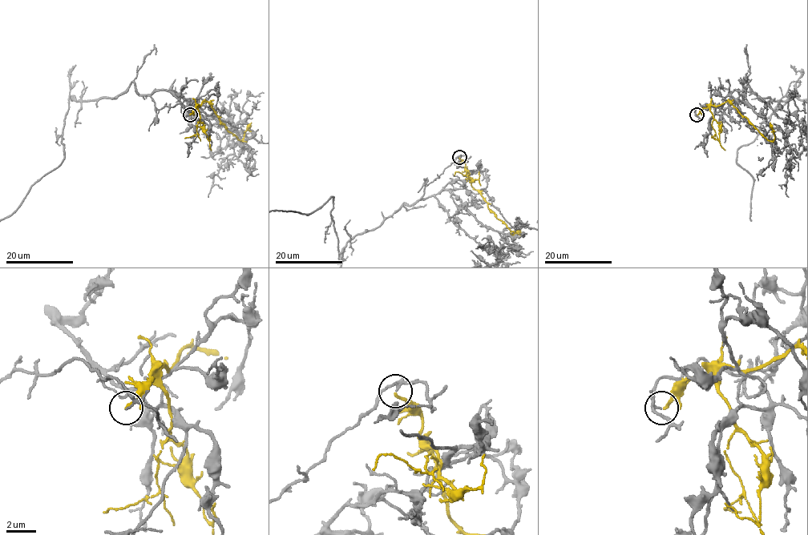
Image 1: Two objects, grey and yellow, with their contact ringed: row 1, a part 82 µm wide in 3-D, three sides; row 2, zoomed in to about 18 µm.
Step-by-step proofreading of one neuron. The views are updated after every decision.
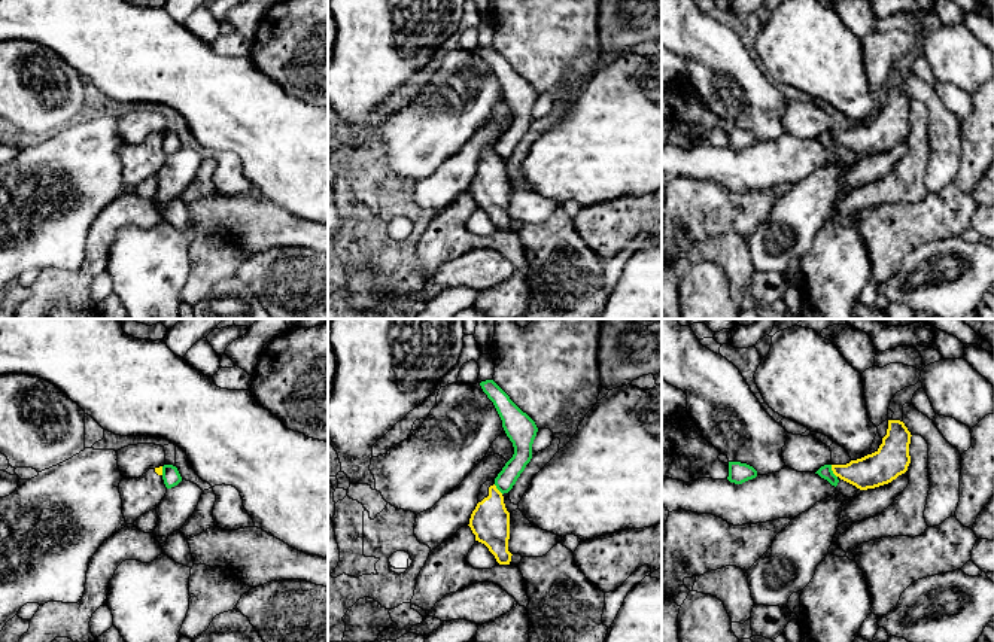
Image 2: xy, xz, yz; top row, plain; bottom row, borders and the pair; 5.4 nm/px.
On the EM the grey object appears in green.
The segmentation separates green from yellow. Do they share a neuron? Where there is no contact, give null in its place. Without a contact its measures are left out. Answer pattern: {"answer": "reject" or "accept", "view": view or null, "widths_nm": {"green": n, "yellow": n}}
{"answer": "reject", "view": "yz", "widths_nm": {"green": 70, "yellow": 180}}

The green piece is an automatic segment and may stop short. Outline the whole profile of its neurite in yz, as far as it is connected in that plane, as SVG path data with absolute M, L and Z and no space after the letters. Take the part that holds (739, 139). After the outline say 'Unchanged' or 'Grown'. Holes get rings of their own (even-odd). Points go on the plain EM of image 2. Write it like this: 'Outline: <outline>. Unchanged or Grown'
Outline: M729 128L729 143L727 146L735 150L742 150L748 146L753 146L757 143L757 137L741 128Z. Unchanged

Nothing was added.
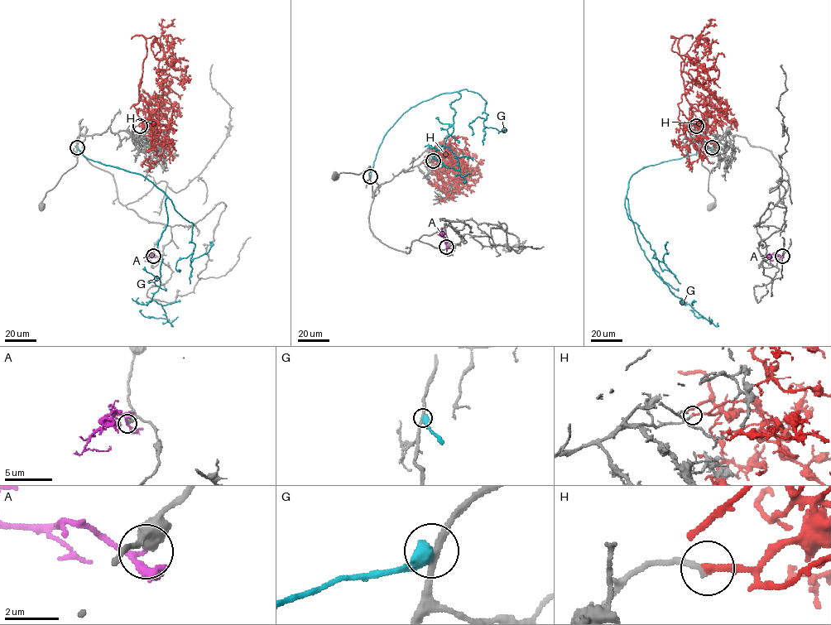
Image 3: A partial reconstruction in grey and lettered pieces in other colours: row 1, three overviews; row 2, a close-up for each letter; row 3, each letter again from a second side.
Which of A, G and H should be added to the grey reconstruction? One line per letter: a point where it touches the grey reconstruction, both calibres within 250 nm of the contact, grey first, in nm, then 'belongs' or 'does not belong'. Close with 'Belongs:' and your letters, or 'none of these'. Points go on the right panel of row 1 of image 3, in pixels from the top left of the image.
A: meets grey at (782, 256); 600 nm thick on the grey side, 130 nm on the other; does not belong
G: meets grey at (712, 147); 240 nm thick on the grey side, 550 nm on the other; does not belong
H: meets grey at (696, 126); 200 nm thick on the grey side, 160 nm on the other; does not belong
Belongs: none of these

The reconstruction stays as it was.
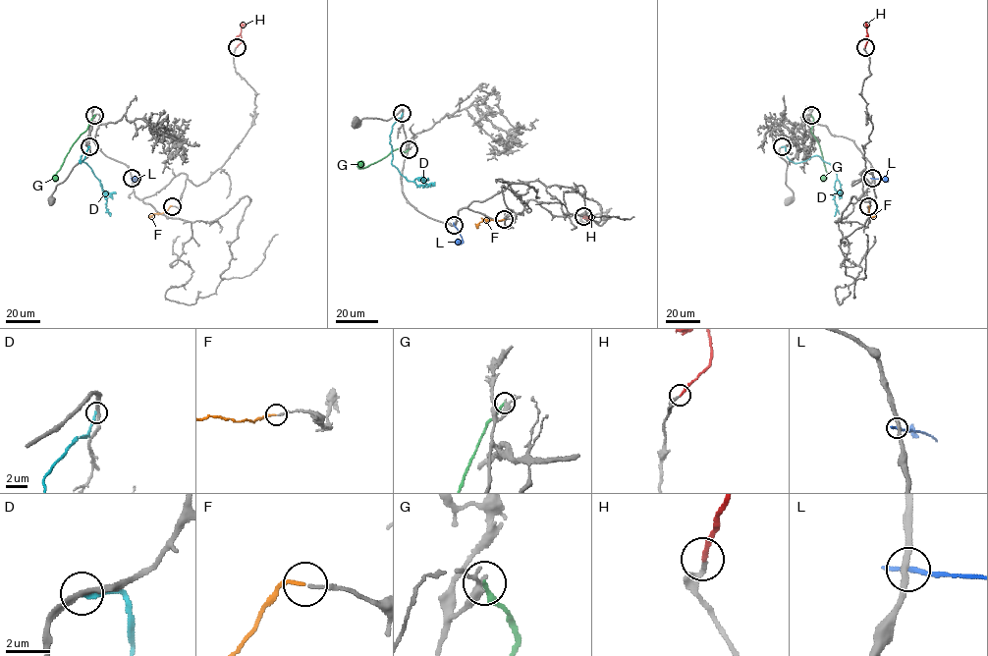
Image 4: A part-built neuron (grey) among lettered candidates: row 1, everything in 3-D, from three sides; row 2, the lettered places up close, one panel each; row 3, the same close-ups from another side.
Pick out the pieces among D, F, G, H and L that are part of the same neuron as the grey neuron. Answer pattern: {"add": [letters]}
{"add": ["F", "H"]}

